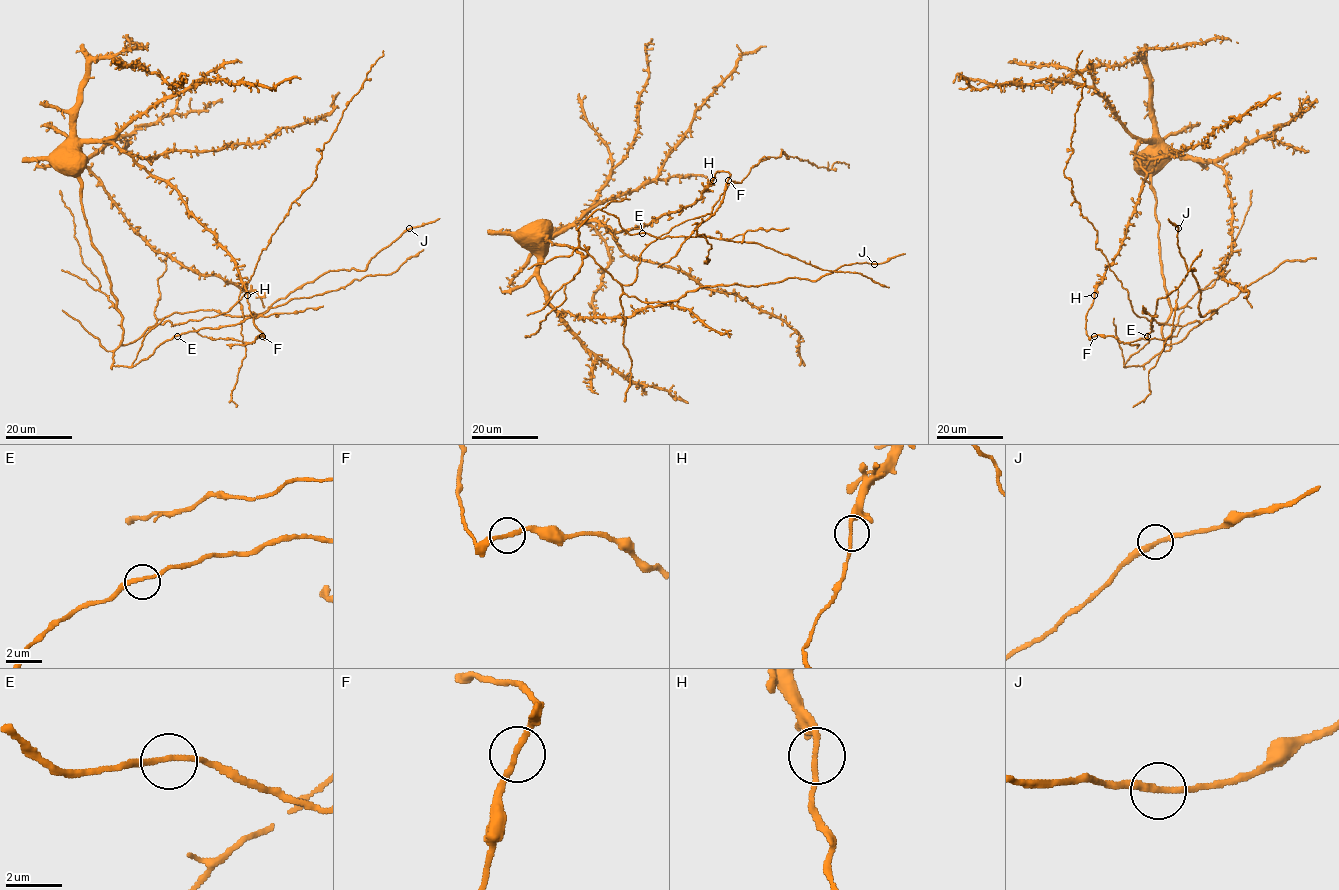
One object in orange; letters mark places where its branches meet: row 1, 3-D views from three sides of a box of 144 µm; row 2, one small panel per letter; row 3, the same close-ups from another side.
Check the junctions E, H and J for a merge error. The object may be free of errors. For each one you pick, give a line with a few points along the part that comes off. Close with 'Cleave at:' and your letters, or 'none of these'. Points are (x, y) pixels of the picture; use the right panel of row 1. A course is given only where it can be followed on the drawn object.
H: (1094, 294), (1086, 318), (1089, 337), (1113, 336), (1124, 342), (1142, 338), (1168, 339), (1176, 336), (1181, 328)
Cleave at: H

